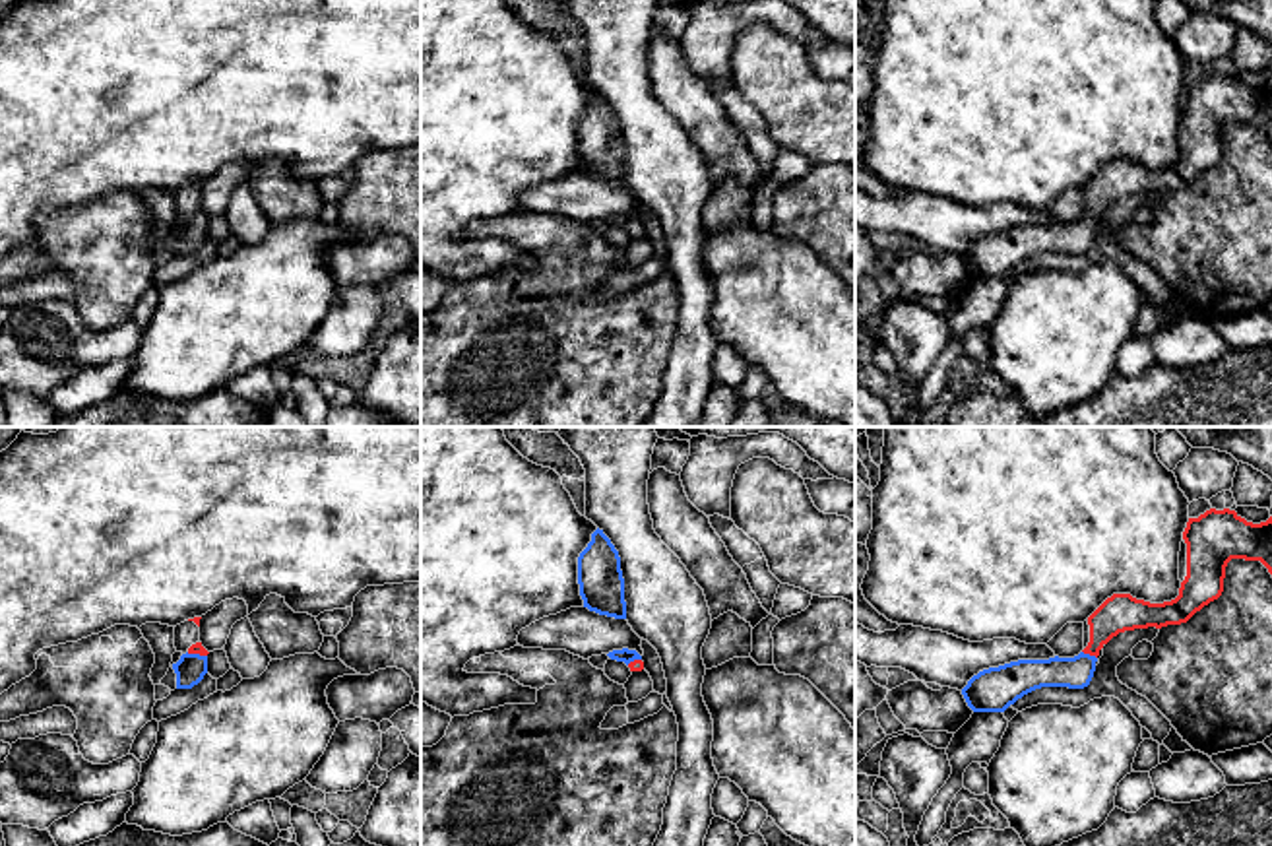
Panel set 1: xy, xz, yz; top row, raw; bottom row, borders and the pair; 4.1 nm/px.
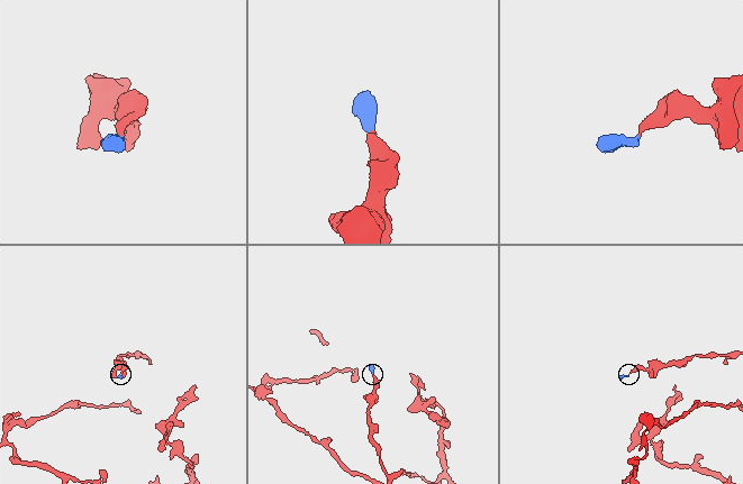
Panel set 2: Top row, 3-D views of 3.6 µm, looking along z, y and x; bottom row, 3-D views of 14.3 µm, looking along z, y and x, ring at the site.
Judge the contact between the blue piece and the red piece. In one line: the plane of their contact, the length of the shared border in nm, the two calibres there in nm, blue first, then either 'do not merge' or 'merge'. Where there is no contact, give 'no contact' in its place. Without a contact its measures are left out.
yz | 70 nm | 130/160 nm | merge

